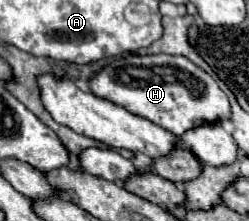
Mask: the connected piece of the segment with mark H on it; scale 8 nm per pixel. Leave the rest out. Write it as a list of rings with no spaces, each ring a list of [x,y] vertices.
[[[127,55],[113,59],[91,79],[91,91],[161,125],[177,137],[199,125],[211,125],[231,117],[229,97],[219,89],[215,79],[187,57],[177,55]]]

